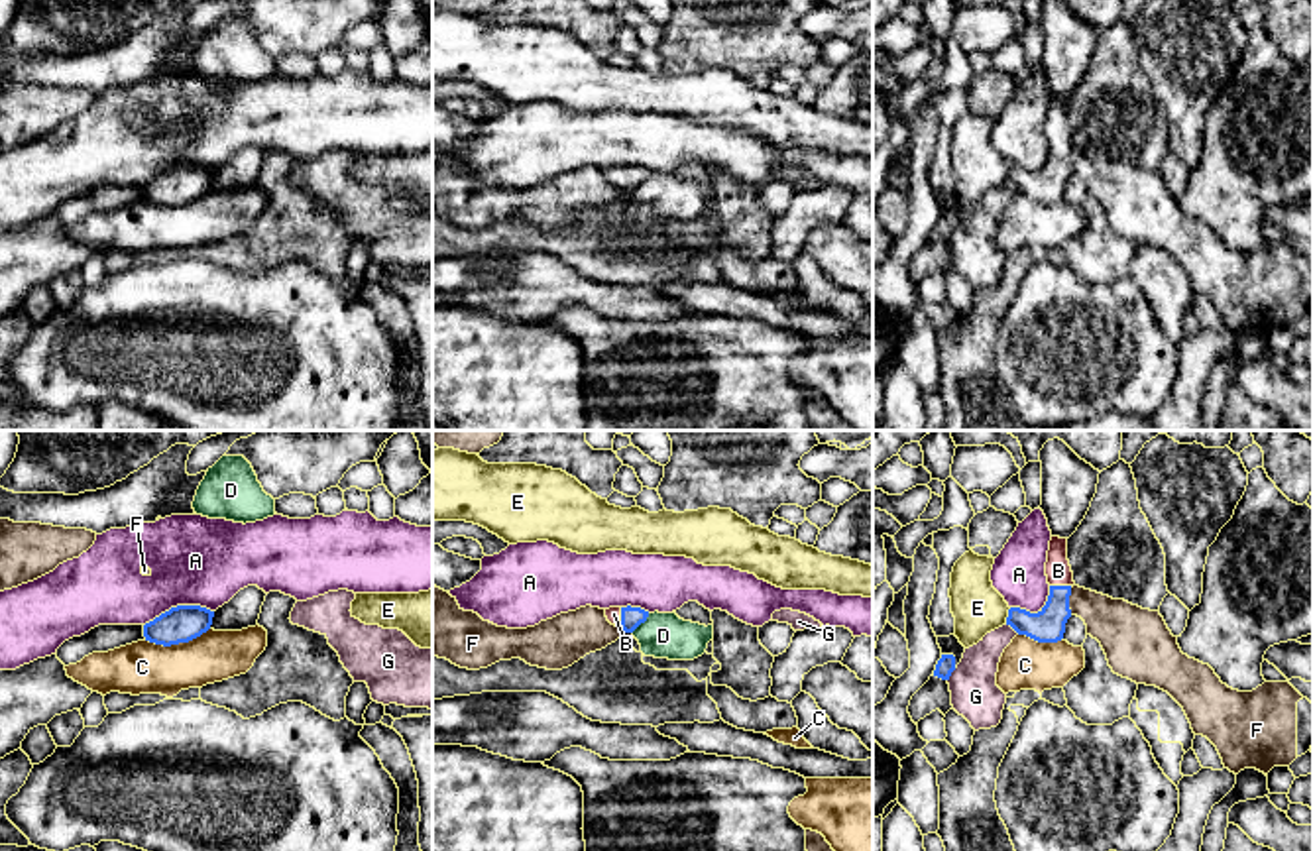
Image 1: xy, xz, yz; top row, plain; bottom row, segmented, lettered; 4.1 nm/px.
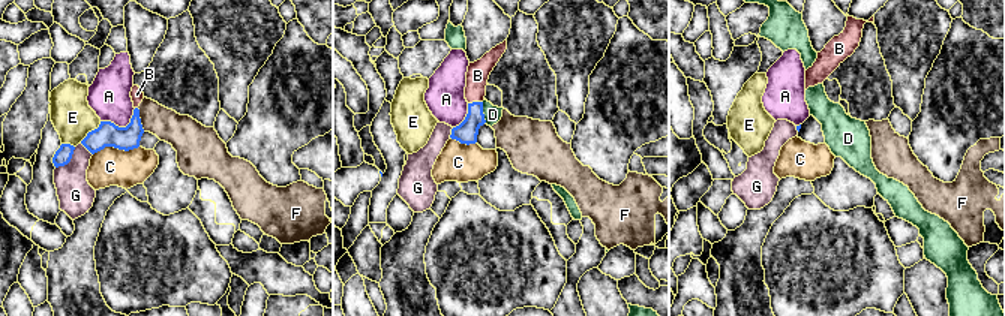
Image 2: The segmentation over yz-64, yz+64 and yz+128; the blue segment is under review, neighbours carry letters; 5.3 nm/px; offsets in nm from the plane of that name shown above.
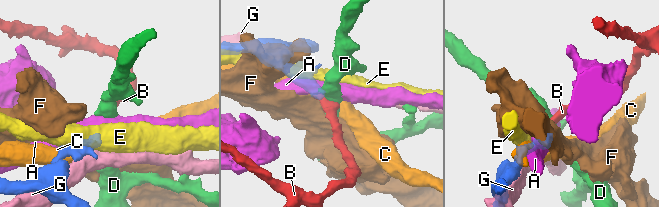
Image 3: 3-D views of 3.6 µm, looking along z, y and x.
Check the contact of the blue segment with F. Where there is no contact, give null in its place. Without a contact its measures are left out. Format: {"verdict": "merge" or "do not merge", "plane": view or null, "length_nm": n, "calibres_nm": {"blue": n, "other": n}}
{"verdict": "do not merge", "plane": "yz", "length_nm": 110, "calibres_nm": {"blue": 140, "other": 220}}

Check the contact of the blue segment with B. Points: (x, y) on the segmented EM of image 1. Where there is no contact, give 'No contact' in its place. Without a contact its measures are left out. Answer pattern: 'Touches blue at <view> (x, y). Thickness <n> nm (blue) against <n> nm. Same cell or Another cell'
Touches blue at xz (622, 620). Thickness 90 nm (blue) against 60 nm. Same cell

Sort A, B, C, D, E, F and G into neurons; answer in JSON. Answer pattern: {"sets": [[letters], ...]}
{"sets": [["A"], ["B"], ["C"], ["D"], ["E"], ["F"], ["G"]]}

